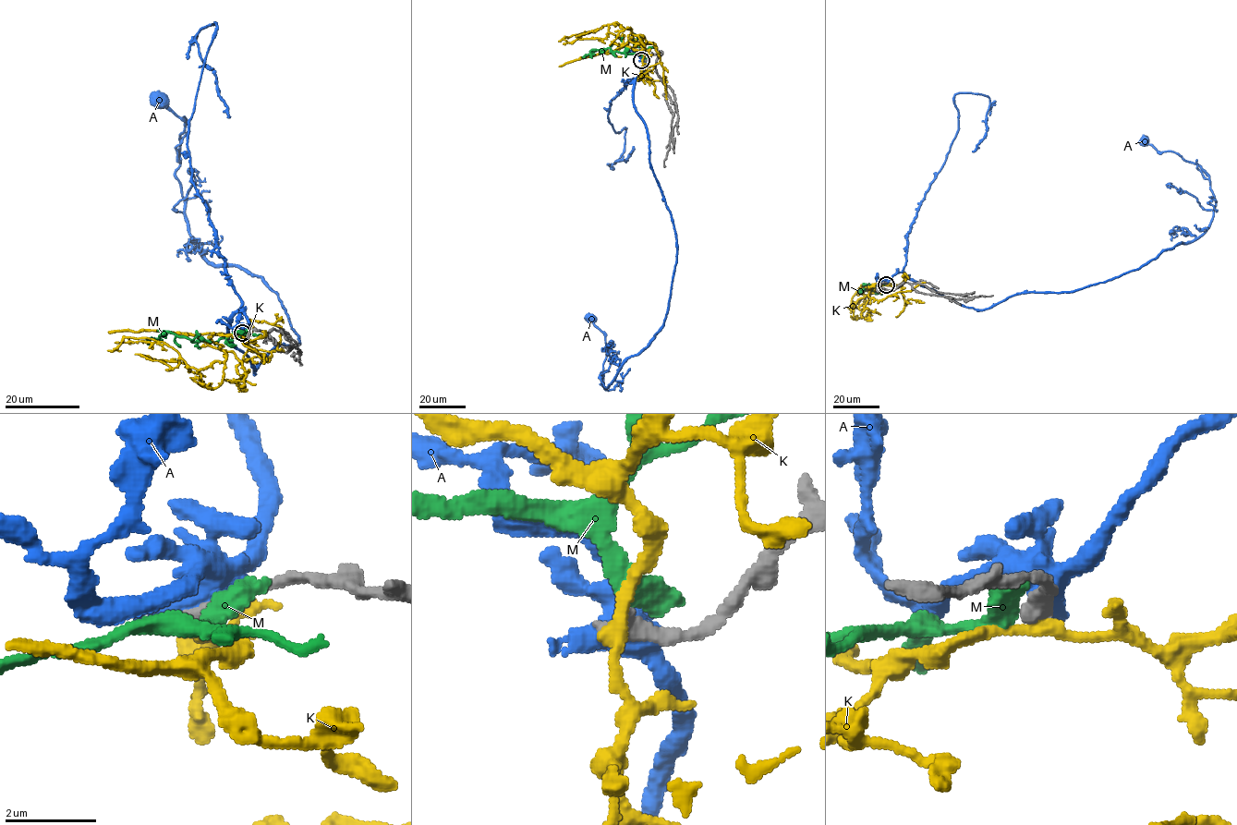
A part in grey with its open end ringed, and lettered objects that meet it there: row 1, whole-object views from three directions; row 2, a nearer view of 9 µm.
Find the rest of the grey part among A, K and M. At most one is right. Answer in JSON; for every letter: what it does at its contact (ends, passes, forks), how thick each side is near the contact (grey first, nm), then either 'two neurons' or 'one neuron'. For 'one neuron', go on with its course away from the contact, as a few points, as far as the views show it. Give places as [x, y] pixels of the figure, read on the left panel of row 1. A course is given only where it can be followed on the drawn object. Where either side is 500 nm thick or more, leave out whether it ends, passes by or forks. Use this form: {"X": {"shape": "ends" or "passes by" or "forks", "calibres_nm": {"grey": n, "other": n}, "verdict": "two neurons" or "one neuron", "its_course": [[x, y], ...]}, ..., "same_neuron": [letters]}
{"A": {"shape": "forks", "calibres_nm": {"grey": 440, "other": 480}, "verdict": "two neurons"}, "K": {"shape": "passes by", "calibres_nm": {"grey": 400, "other": 280}, "verdict": "two neurons"}, "M": {"calibres_nm": {"grey": 420, "other": 650}, "verdict": "two neurons"}, "same_neuron": []}

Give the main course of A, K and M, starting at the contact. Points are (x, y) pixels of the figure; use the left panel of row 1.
A: (244, 331), (236, 312), (254, 373), (298, 344), (260, 277), (188, 233), (186, 118), (158, 99)
K: (243, 333), (200, 335), (225, 353), (223, 362), (200, 370), (151, 338), (124, 337), (107, 349)
M: (244, 331), (208, 342), (179, 337), (172, 333), (163, 333), (157, 338), (146, 338)

